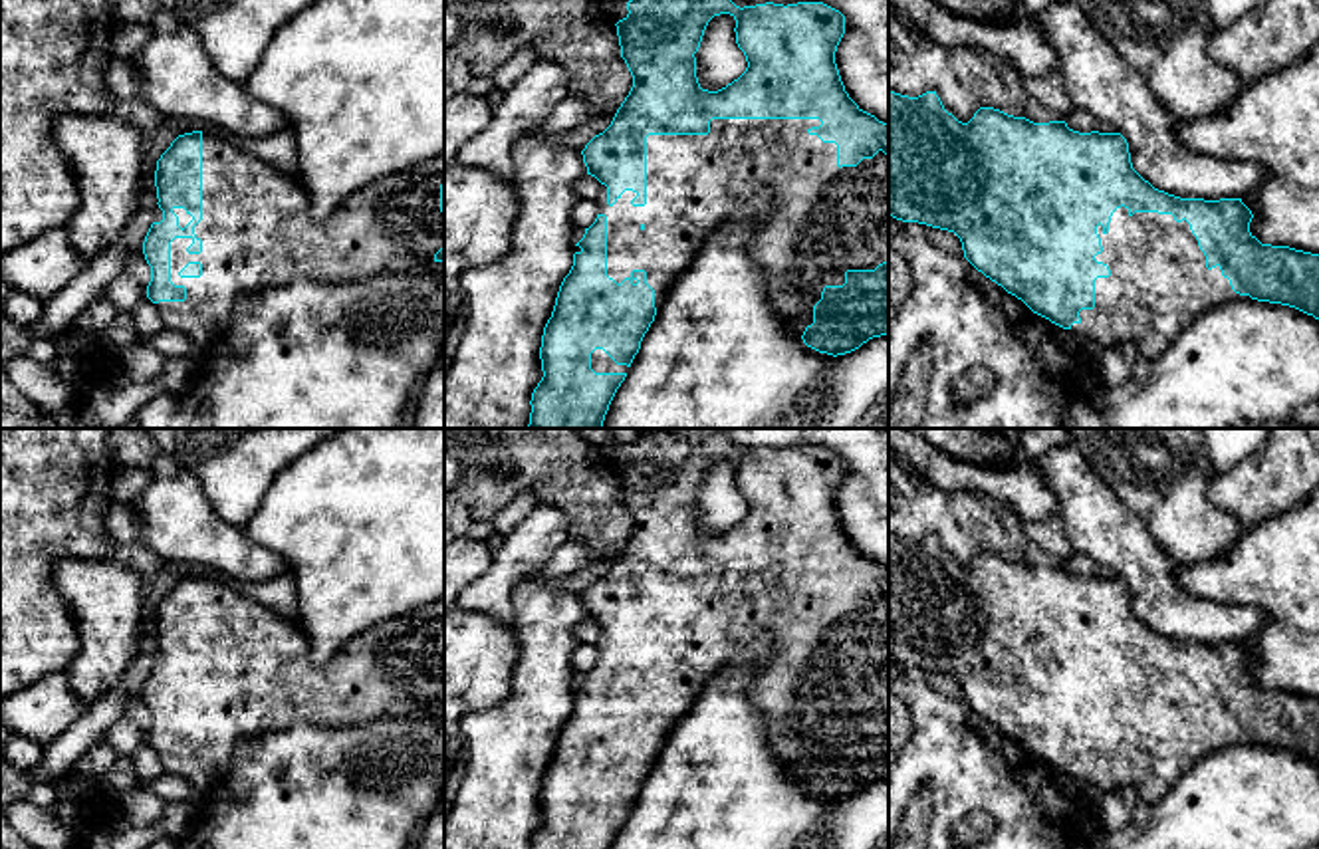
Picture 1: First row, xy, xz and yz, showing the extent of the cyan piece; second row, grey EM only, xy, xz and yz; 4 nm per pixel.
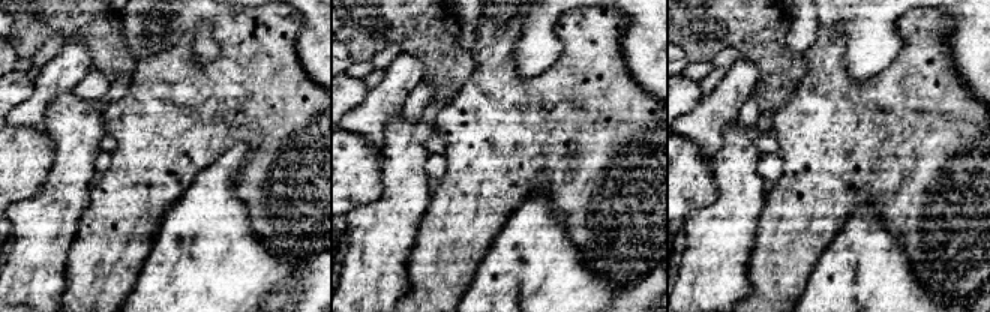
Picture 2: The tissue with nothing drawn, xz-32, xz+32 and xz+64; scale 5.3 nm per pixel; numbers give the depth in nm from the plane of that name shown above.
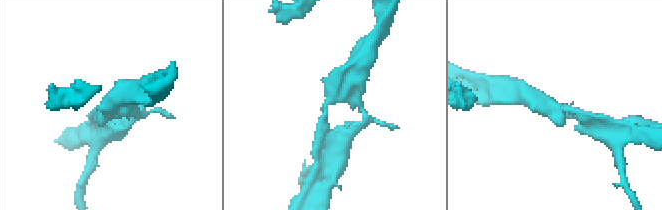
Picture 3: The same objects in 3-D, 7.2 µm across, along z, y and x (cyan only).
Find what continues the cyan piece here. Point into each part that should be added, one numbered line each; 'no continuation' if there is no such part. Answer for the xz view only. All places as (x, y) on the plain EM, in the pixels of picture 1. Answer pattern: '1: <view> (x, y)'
1: xz (822, 665)

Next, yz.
1: yz (1159, 728)

